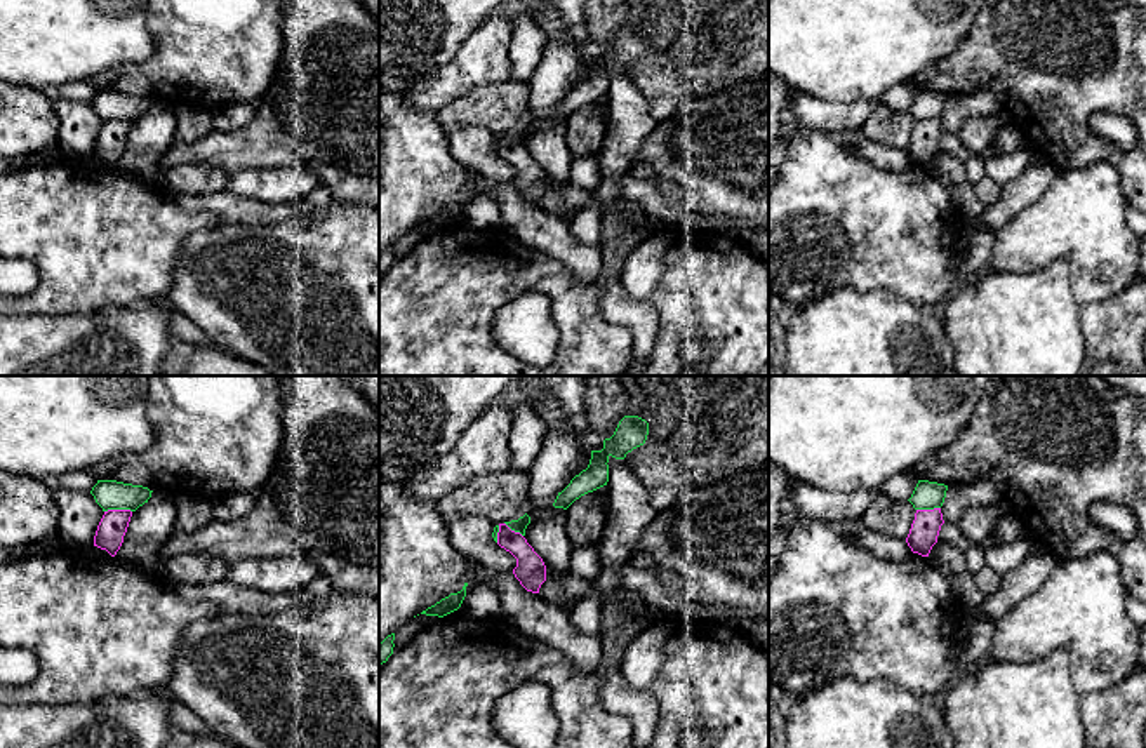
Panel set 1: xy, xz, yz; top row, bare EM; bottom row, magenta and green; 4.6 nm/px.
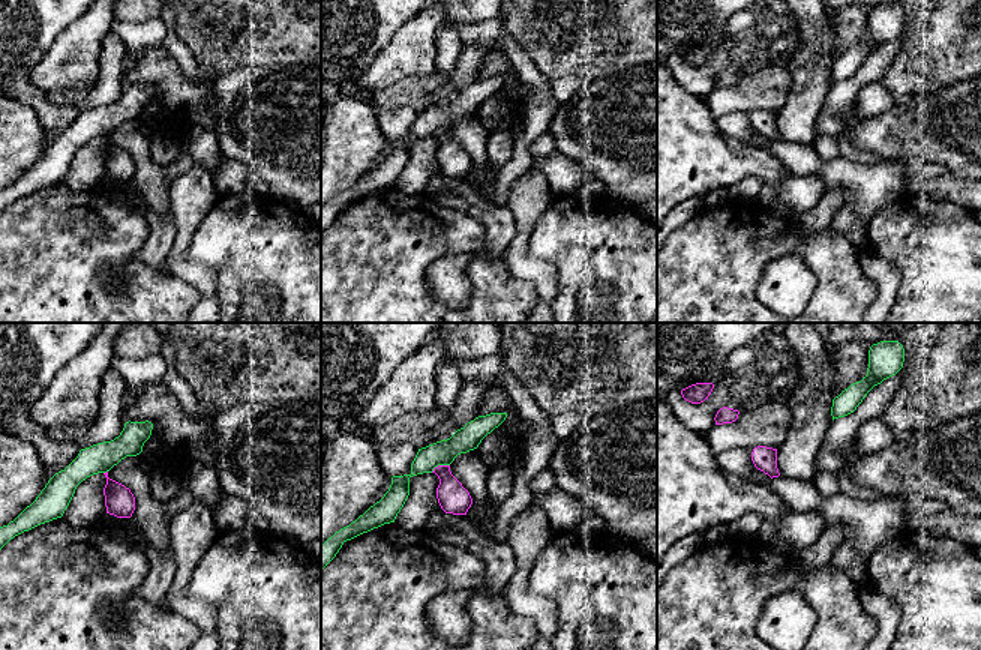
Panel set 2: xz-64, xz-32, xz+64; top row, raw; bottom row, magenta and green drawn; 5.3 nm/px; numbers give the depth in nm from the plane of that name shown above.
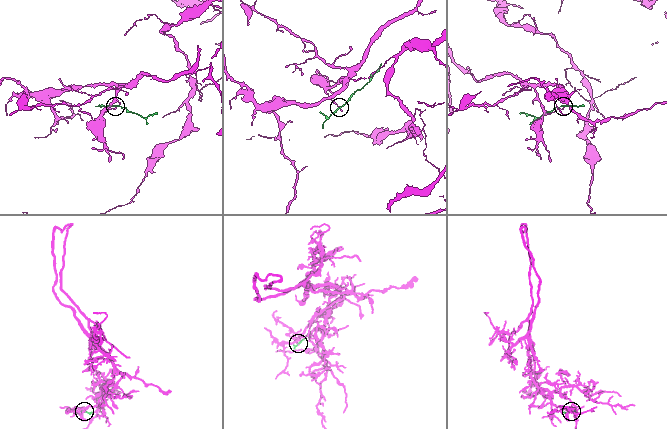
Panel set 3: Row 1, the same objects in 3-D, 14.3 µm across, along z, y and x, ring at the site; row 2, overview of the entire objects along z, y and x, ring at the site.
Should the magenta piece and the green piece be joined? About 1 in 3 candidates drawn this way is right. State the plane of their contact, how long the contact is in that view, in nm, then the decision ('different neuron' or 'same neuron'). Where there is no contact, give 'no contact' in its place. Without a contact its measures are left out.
meets magenta in xy; contact 130 nm long; different neuron

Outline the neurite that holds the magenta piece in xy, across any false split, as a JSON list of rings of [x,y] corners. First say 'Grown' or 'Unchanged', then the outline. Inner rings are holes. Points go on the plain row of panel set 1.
Unchanged. [[[130,120],[104,122],[94,146],[94,157],[106,160],[111,167],[115,167],[123,153],[130,127]]]

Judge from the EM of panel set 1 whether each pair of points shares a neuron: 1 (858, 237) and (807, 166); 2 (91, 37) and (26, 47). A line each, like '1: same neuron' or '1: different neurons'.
1: same neuron
2: same neuron

